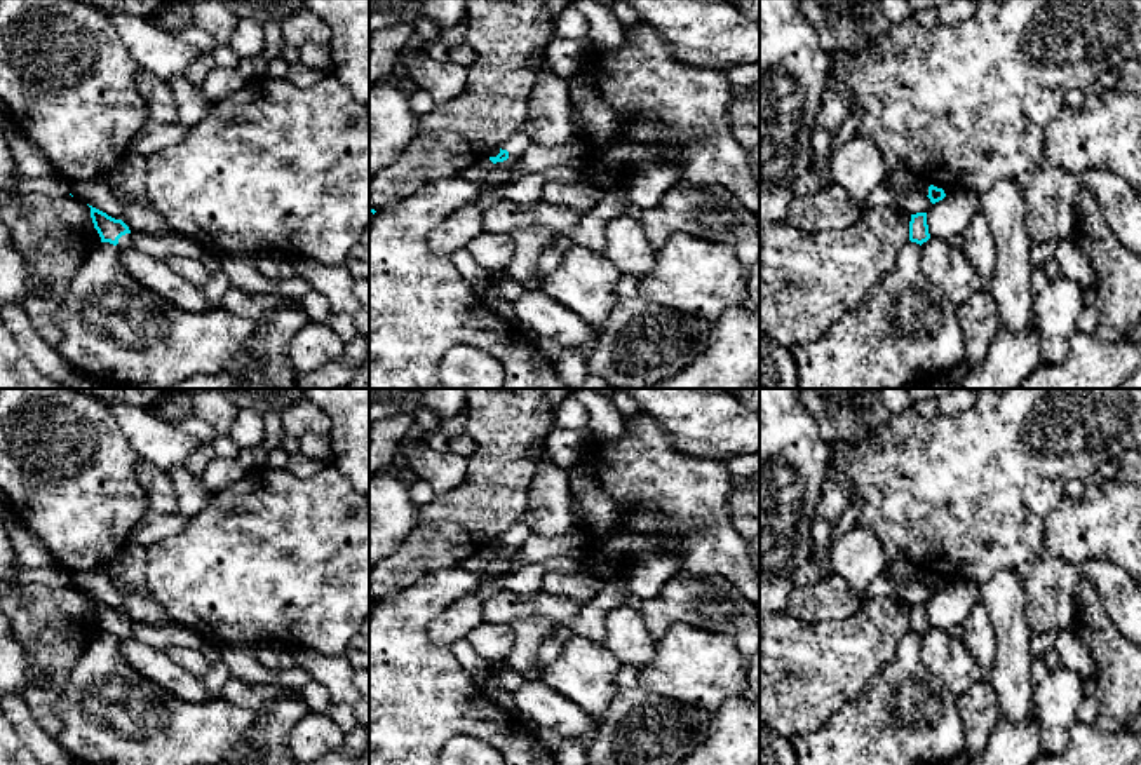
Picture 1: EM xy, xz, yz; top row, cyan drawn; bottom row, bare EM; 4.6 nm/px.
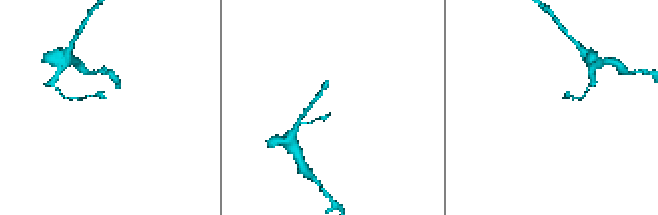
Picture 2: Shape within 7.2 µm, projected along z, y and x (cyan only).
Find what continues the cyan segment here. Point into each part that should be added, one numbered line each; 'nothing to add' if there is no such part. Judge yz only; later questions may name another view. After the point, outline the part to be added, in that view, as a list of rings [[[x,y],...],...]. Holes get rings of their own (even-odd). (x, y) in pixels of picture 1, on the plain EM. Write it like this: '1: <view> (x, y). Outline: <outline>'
nothing to add

